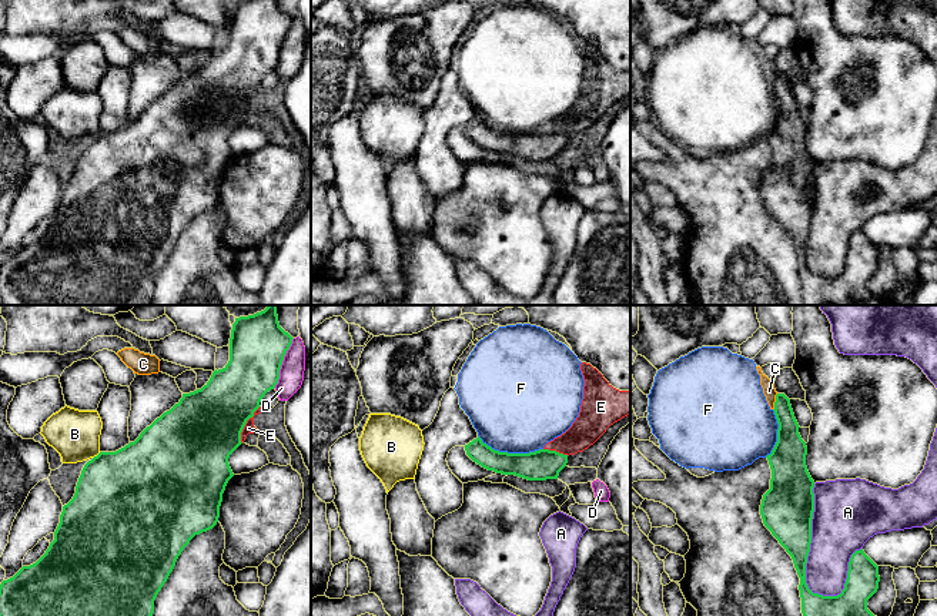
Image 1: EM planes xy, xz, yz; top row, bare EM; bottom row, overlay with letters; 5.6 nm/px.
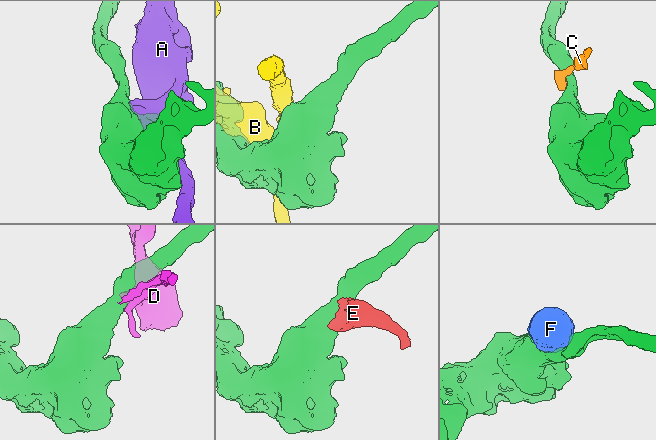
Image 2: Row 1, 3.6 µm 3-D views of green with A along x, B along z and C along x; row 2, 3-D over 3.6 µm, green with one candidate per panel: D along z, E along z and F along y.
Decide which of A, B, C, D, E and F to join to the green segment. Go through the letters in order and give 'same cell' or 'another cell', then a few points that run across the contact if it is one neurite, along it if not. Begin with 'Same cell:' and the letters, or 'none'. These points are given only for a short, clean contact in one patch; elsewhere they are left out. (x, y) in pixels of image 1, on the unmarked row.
Same cell: none
A: another cell
B: another cell
C: another cell; line yz (777, 74), (773, 90)
D: another cell
E: another cell
F: another cell

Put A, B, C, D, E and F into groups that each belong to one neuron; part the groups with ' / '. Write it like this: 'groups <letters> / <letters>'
groups A / B / C E F / D

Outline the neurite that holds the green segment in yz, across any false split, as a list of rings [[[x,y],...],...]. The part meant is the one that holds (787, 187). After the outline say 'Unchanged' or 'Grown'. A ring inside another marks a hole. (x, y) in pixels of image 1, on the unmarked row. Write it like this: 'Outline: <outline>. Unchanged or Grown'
Outline: [[[777,74],[773,91],[779,104],[777,123],[766,137],[772,160],[762,180],[760,195],[764,207],[793,240],[800,258],[806,305],[893,305],[890,298],[877,298],[867,289],[867,281],[879,270],[880,257],[879,247],[863,230],[851,235],[840,275],[823,277],[809,270],[806,244],[811,224],[814,161],[806,147],[807,127],[799,114],[790,80]]]. Unchanged

